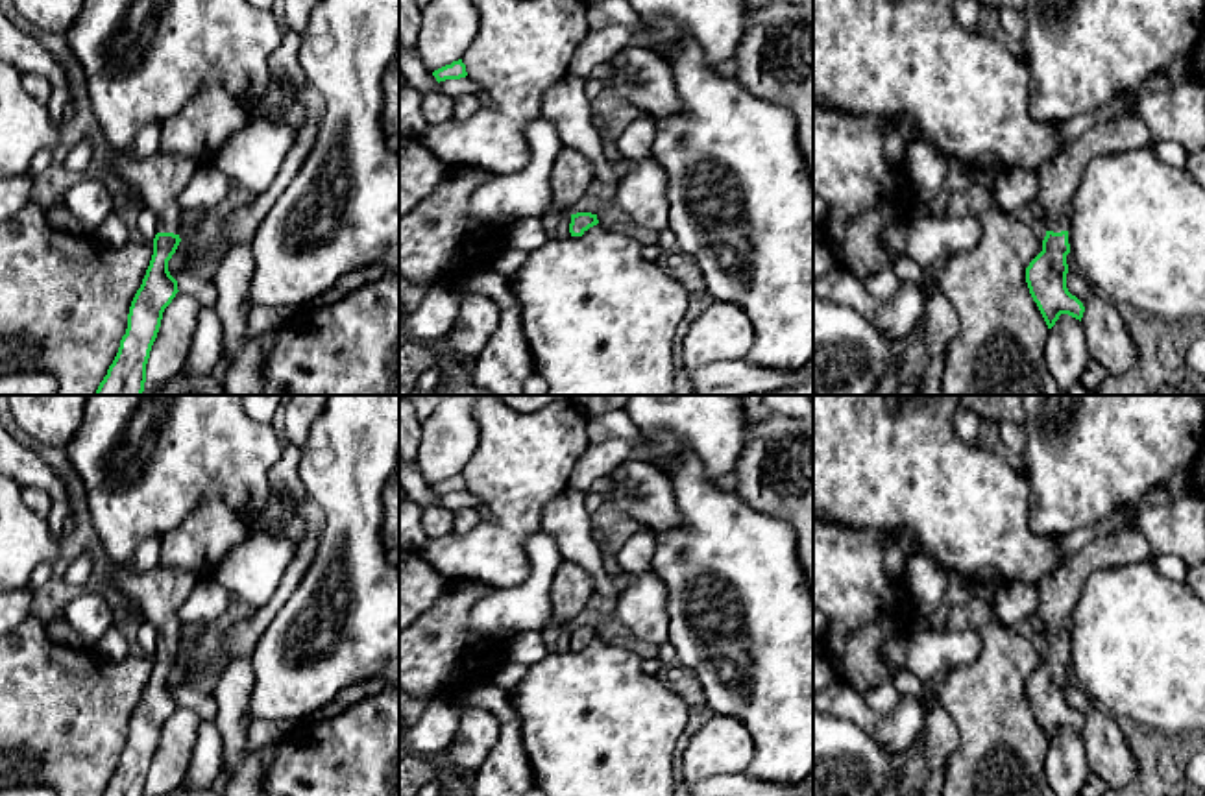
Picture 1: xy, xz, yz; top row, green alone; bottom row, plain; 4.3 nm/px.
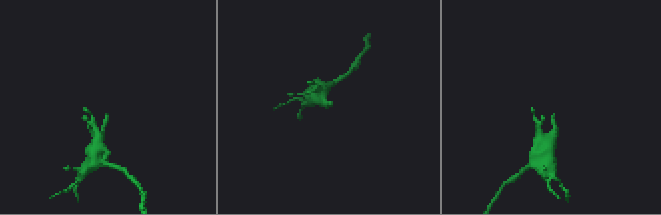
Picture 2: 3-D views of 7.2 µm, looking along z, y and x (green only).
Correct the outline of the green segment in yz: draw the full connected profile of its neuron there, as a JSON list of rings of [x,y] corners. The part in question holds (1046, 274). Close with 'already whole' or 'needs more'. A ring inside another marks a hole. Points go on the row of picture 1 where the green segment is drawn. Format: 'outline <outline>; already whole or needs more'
outline [[[1133,113],[1098,120],[1074,142],[1039,166],[1035,207],[1044,220],[1042,251],[1026,268],[1026,283],[1048,329],[1061,314],[1081,321],[1085,307],[1066,288],[1068,216],[1066,207],[1087,164],[1102,153],[1137,150],[1151,144],[1146,124]]]; needs more

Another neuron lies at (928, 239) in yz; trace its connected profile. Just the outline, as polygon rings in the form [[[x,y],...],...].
[[[919,216],[907,225],[907,240],[902,253],[922,268],[931,266],[939,257],[952,257],[972,249],[981,238],[980,216],[959,218]]]

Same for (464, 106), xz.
[[[458,94],[453,98],[453,120],[464,122],[481,107],[482,102],[477,94]]]

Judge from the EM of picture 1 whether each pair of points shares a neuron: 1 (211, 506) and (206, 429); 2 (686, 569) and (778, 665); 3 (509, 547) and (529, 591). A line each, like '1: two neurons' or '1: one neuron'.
1: two neurons
2: one neuron
3: two neurons

